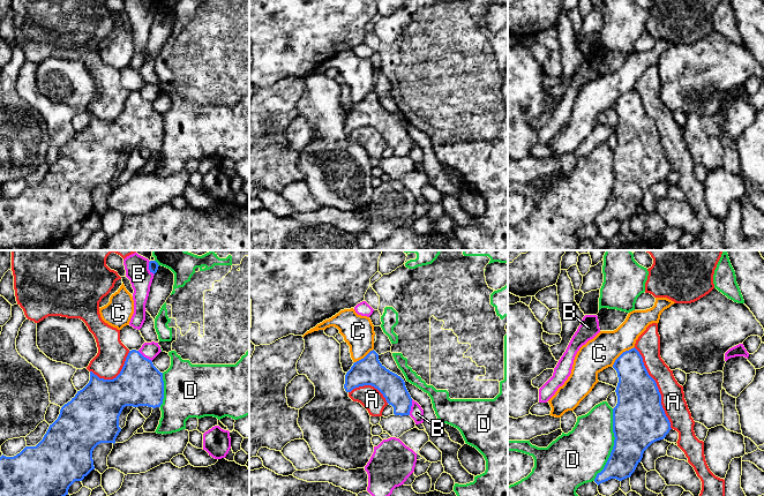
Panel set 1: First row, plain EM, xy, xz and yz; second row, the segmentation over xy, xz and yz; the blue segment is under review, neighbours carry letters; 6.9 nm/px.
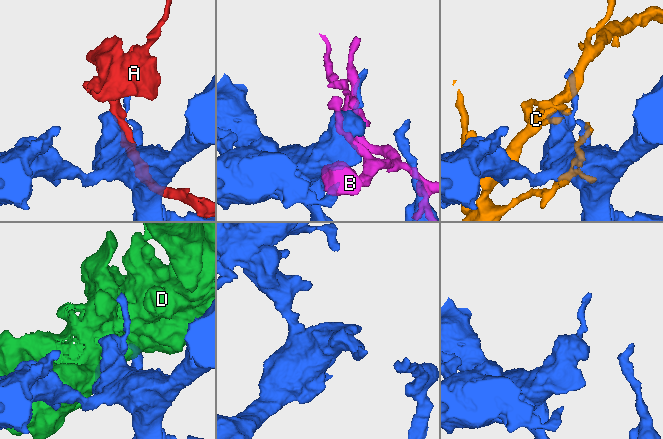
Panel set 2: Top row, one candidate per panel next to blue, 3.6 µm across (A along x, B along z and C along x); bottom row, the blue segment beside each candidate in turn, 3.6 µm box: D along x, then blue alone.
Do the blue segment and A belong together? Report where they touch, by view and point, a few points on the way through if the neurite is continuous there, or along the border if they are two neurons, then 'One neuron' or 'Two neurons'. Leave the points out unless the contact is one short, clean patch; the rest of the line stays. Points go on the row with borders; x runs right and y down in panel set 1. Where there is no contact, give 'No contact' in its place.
Touches blue at yz (657, 388). One neuron

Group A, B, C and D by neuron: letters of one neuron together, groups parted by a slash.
A / B / C / D

